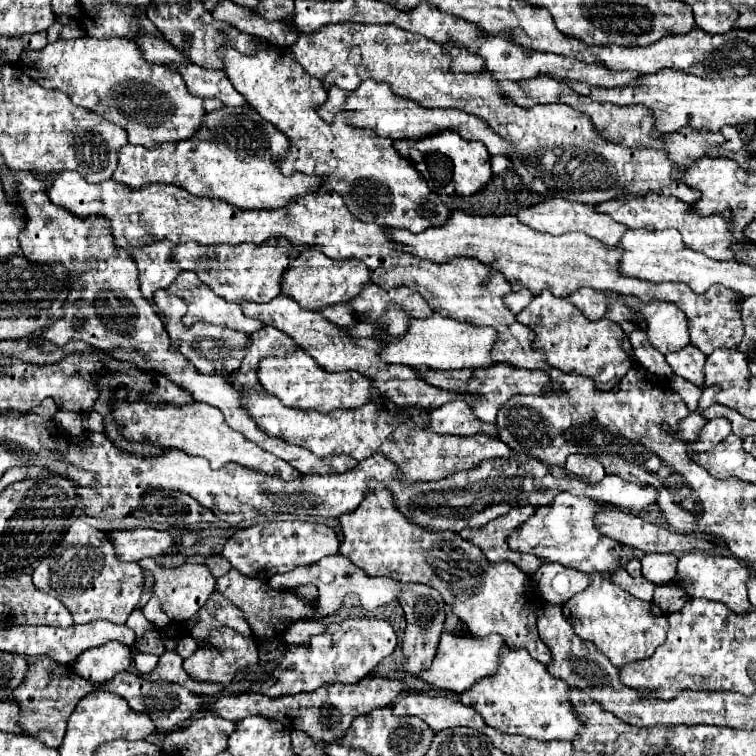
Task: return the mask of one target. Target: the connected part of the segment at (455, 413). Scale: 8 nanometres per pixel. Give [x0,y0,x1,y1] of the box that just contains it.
[428,401,498,437]

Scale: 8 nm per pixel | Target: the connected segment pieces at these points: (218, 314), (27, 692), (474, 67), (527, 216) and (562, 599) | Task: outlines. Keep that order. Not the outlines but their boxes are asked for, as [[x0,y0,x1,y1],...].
[[168,271,264,335],[12,659,94,747],[444,45,486,71],[518,199,626,247],[530,563,588,605]]

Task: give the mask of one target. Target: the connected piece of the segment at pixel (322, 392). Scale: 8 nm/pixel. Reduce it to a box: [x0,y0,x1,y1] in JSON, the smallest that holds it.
[258,349,380,413]

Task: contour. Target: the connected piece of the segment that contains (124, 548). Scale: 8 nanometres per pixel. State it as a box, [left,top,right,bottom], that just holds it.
[108,527,176,561]

